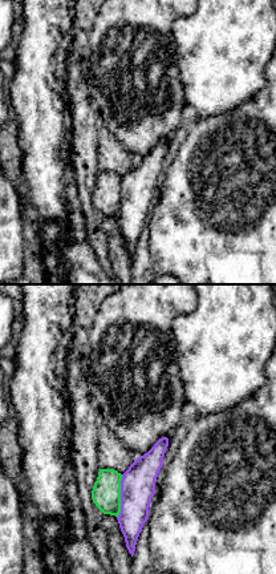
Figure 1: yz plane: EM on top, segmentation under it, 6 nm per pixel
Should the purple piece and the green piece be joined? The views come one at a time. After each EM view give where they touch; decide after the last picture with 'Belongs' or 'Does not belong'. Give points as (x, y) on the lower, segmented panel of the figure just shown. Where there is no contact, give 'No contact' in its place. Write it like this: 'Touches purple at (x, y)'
Touches purple at (121, 496)

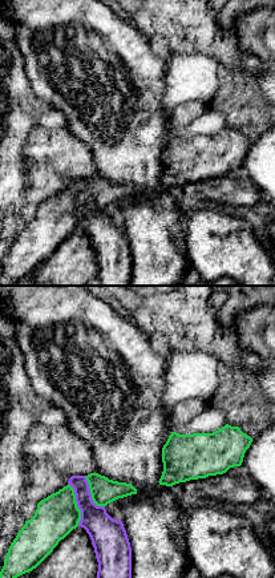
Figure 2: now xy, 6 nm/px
Touches purple at (77, 505)

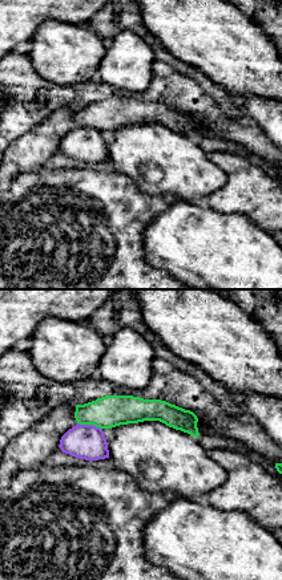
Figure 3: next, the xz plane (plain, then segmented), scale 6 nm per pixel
Touches purple at (89, 425)

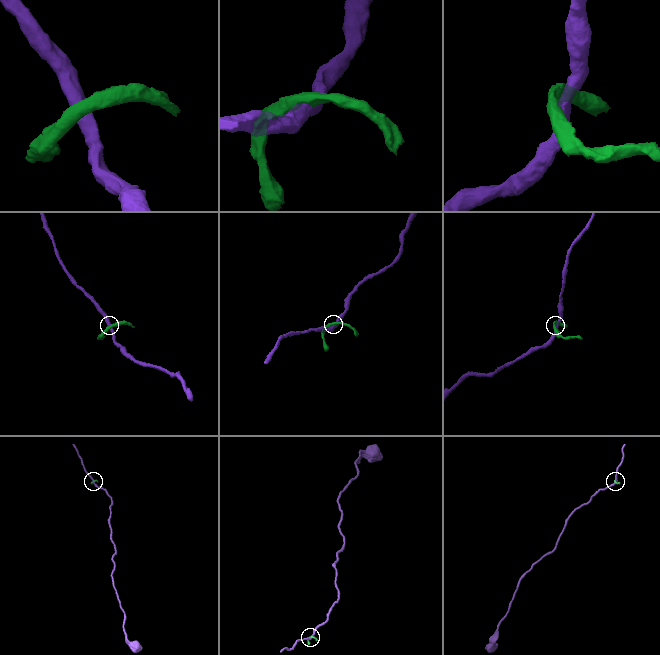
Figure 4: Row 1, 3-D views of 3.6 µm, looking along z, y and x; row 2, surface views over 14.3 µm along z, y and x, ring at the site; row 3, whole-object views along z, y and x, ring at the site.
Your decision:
Does not belong

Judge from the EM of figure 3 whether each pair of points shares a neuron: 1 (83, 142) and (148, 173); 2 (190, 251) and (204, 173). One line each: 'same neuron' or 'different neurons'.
1: same neuron
2: different neurons

